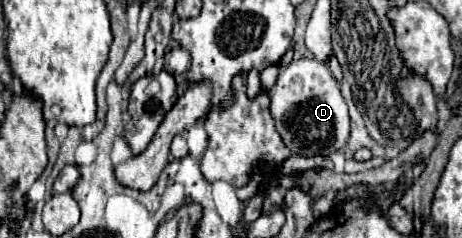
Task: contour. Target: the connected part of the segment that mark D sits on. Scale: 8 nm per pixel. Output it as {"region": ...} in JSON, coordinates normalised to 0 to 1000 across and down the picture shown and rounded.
{"region":[[[682,244],[634,252],[608,294],[595,361],[587,370],[587,479],[613,597],[647,655],[712,655],[755,580],[755,471],[747,412],[738,403],[716,294]]]}

